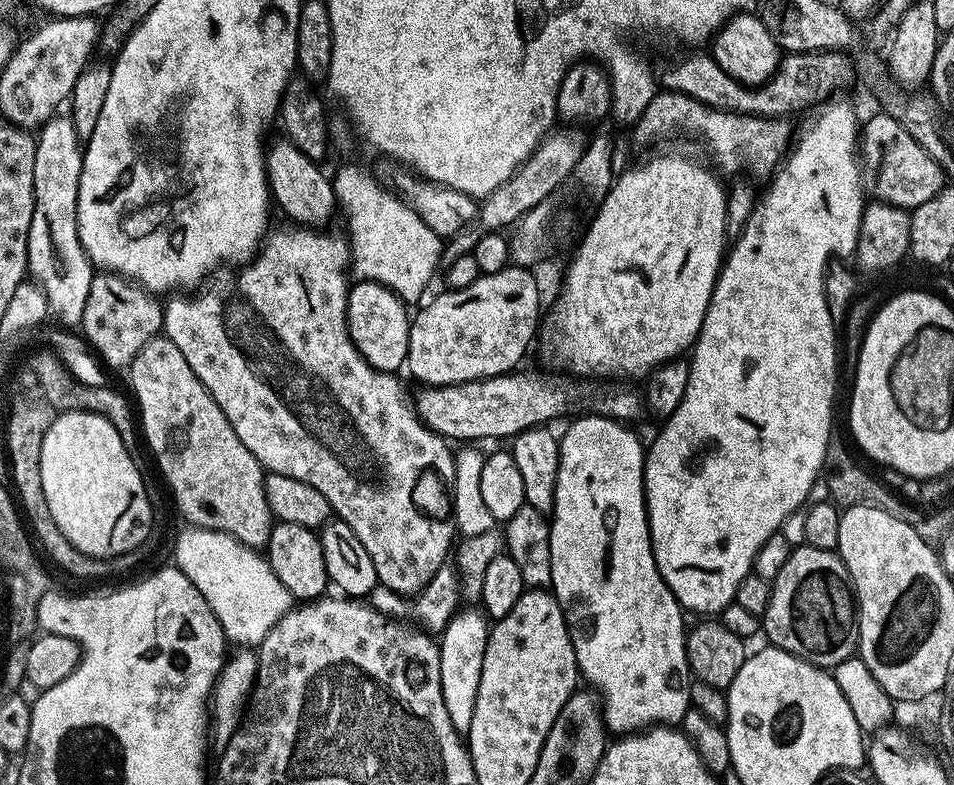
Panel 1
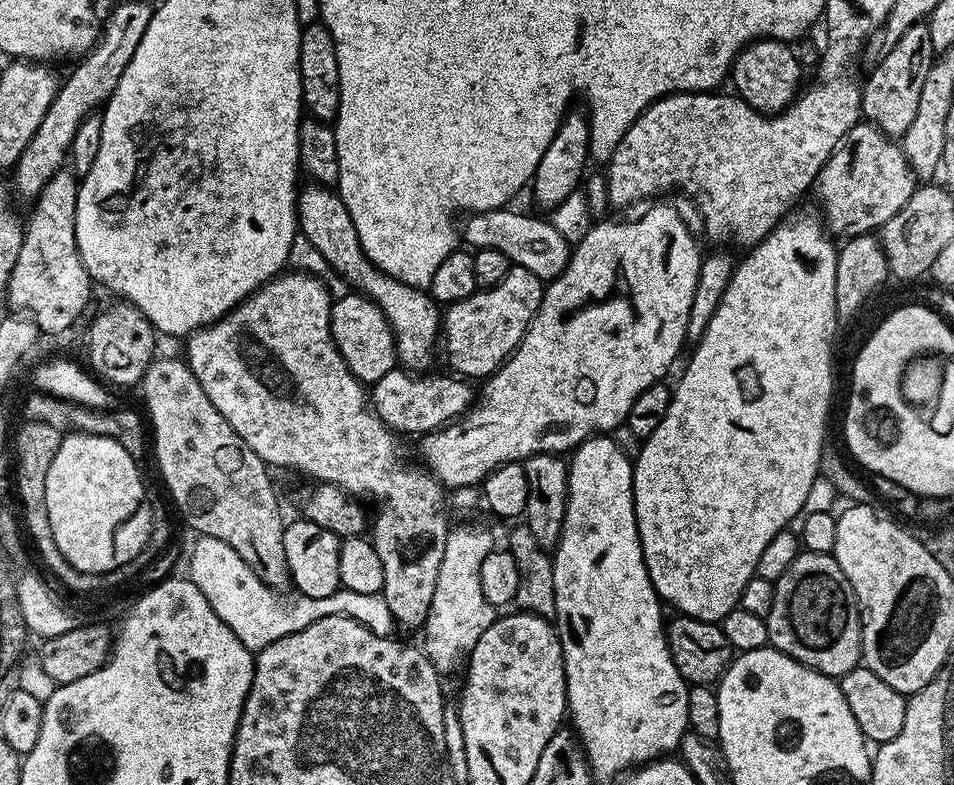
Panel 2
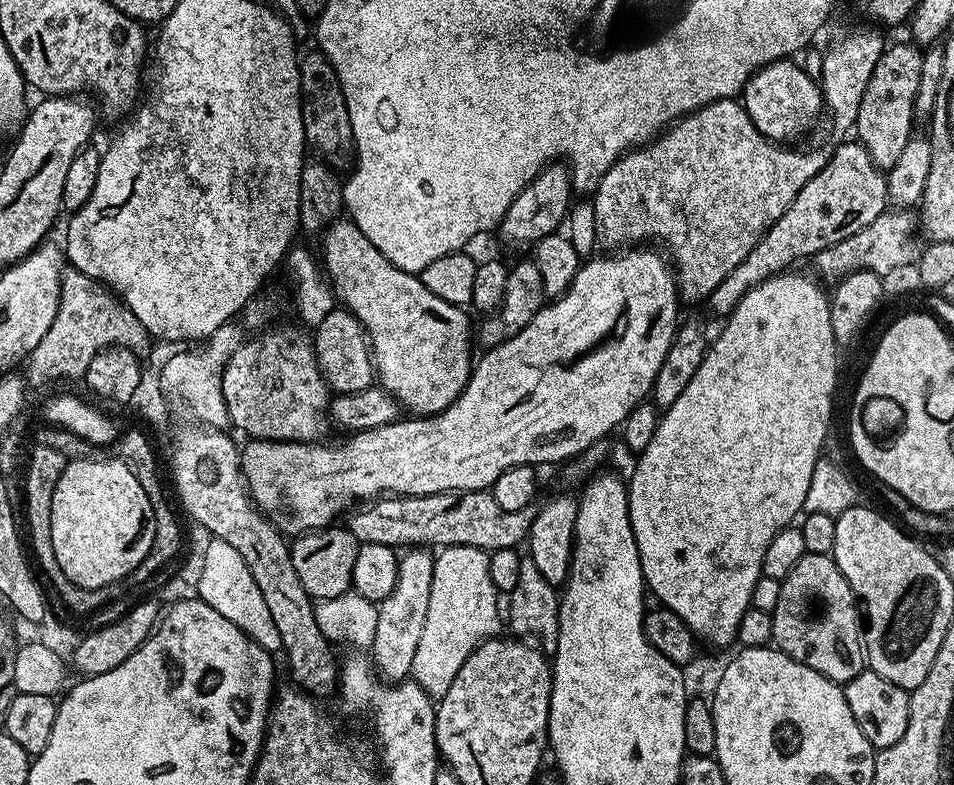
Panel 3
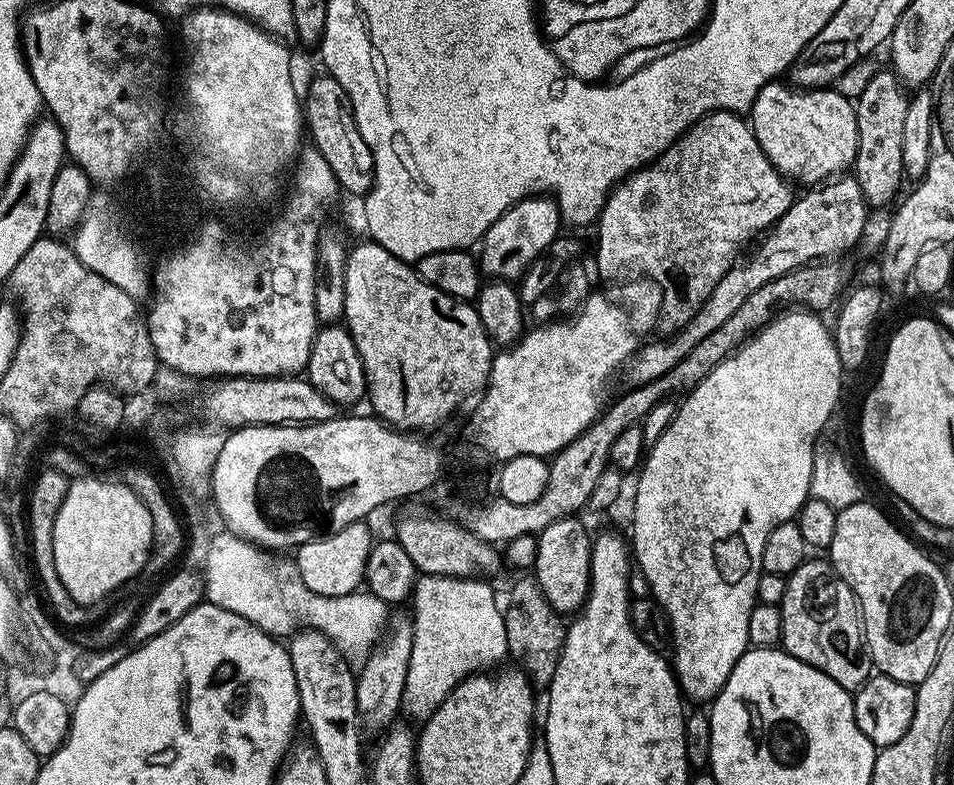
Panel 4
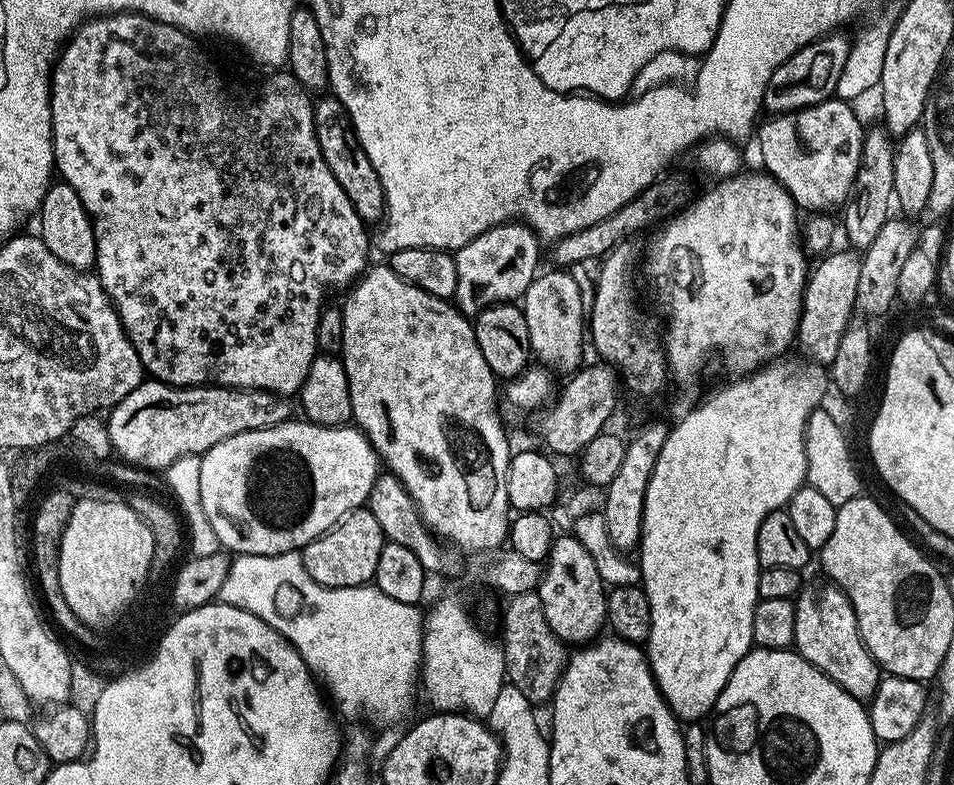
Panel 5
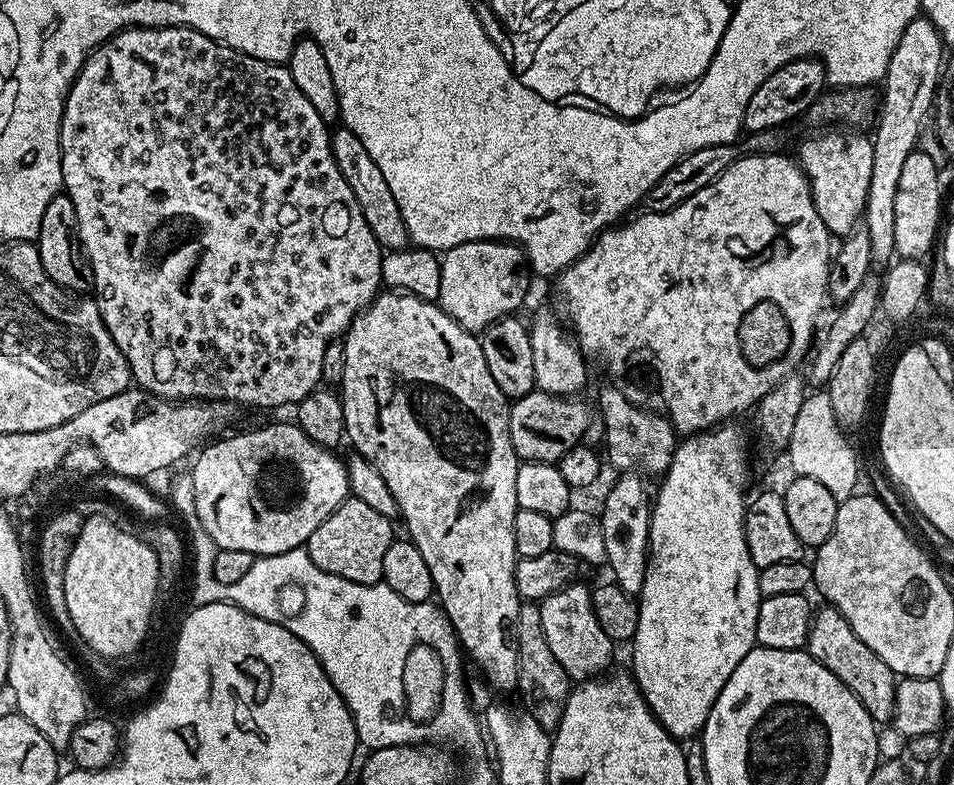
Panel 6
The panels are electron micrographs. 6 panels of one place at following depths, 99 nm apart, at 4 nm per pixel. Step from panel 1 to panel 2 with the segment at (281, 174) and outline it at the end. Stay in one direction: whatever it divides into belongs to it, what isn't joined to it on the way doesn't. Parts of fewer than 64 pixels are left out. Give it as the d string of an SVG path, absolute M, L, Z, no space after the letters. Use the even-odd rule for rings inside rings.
M308 186L299 193L296 202L298 228L312 248L337 272L345 276L353 284L357 293L373 300L392 326L392 334L396 338L396 355L399 363L408 370L424 370L432 360L432 351L438 346L438 337L442 332L442 312L435 300L427 291L411 288L408 284L398 282L375 268L362 246L358 242L358 230L354 230L354 222L340 200L339 195L328 186Z

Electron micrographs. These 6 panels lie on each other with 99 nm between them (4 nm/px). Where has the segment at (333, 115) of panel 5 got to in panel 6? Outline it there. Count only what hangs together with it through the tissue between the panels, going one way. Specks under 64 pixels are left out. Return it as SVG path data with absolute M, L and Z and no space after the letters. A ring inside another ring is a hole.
M337 127L331 133L331 137L334 162L338 170L342 170L350 190L354 190L354 198L358 198L358 206L362 206L362 218L366 218L381 249L395 250L409 247L410 237L406 230L406 222L402 218L402 210L398 210L398 202L394 202L394 194L390 191L390 185L386 183L382 170L378 170L378 162L374 162L374 158L366 154L366 146L358 142L358 138L349 128Z

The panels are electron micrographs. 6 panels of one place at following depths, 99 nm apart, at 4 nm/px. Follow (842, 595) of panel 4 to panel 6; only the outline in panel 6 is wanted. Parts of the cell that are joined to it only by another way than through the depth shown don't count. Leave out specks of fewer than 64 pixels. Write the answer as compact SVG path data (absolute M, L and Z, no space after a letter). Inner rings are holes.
M824 606L821 612L819 609L813 615L806 651L818 662L822 662L822 666L826 666L826 670L830 670L830 674L838 677L860 699L862 706L869 712L873 720L877 722L891 721L894 702L896 701L898 677L895 672L890 670L890 666L886 666L886 662L882 662L882 658L878 658L878 654L874 654L874 650L870 650L870 646L866 646L866 642L862 642L862 638L858 638L858 634L854 634L850 622L846 622L846 618L837 608Z

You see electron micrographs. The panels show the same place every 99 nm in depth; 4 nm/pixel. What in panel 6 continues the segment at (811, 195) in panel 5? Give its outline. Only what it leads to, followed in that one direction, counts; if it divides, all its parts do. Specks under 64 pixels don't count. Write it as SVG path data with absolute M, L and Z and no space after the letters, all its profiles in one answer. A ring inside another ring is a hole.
M850 126L821 129L802 141L798 162L811 186L818 218L833 237L851 236L861 223L870 194L870 173L874 171L874 150L871 137Z

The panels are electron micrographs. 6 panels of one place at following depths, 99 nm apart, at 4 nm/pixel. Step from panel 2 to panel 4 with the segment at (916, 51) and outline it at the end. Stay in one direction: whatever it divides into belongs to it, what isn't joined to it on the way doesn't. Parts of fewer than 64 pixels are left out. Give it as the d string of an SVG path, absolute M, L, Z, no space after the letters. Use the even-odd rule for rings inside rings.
M877 70L866 82L866 90L855 101L858 122L858 150L854 177L869 209L887 208L897 199L900 183L906 180L902 166L902 142L909 93L899 76L891 70ZM905 92L905 93L904 93ZM896 196L896 197L895 197Z

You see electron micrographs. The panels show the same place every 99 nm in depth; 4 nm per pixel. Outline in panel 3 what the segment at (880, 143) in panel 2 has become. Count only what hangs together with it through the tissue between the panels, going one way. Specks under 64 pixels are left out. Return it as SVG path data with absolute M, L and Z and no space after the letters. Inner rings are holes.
M850 140L850 142L840 145L835 151L832 150L826 166L798 192L798 197L782 214L778 222L755 244L754 248L750 250L750 254L711 292L708 304L712 306L713 312L720 314L722 318L730 316L745 294L764 280L780 275L783 271L793 267L794 262L804 258L805 260L809 259L822 250L836 245L842 239L850 238L852 234L865 229L870 222L874 222L874 219L880 217L887 209L886 179L885 173L877 167L859 142Z

